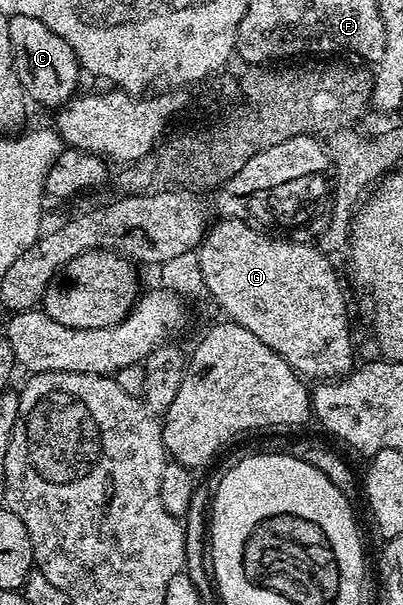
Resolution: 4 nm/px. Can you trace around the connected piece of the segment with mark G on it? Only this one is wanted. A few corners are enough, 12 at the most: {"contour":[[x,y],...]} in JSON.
{"contour":[[221,217],[207,297],[305,379],[352,373],[332,258]]}

